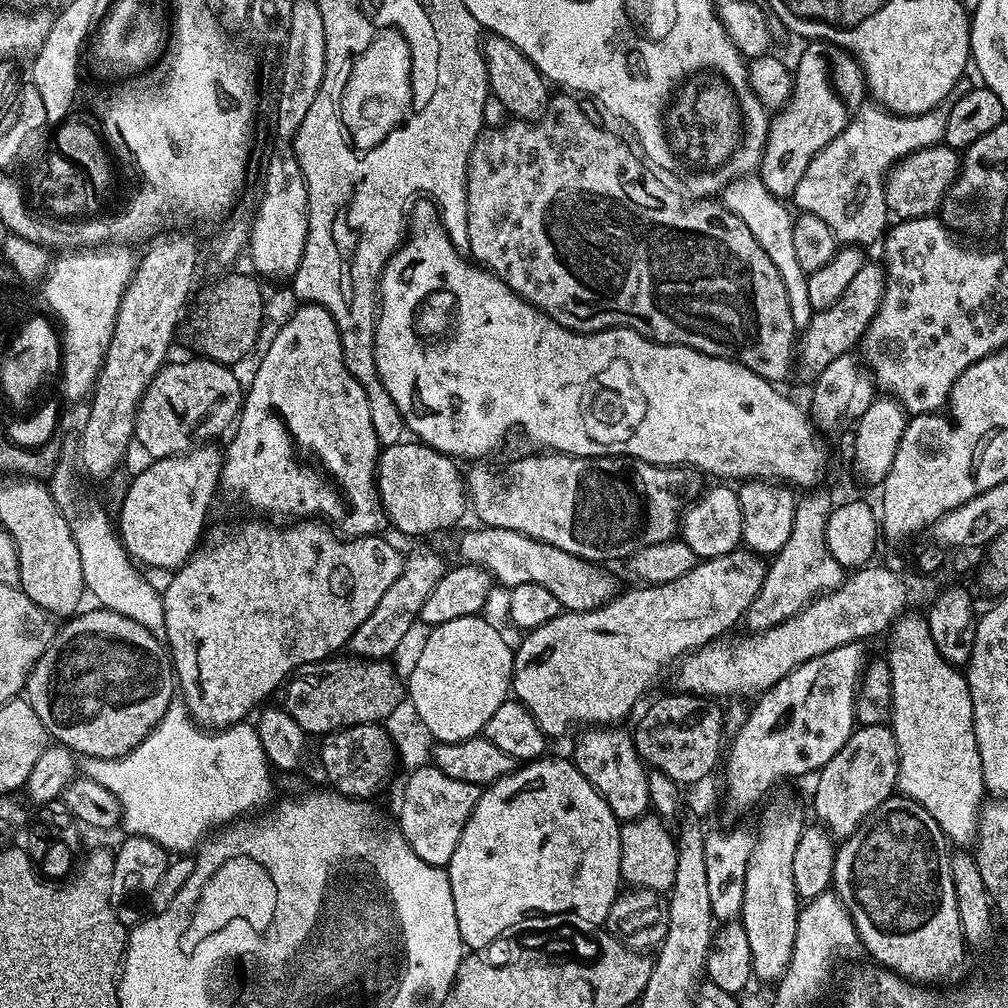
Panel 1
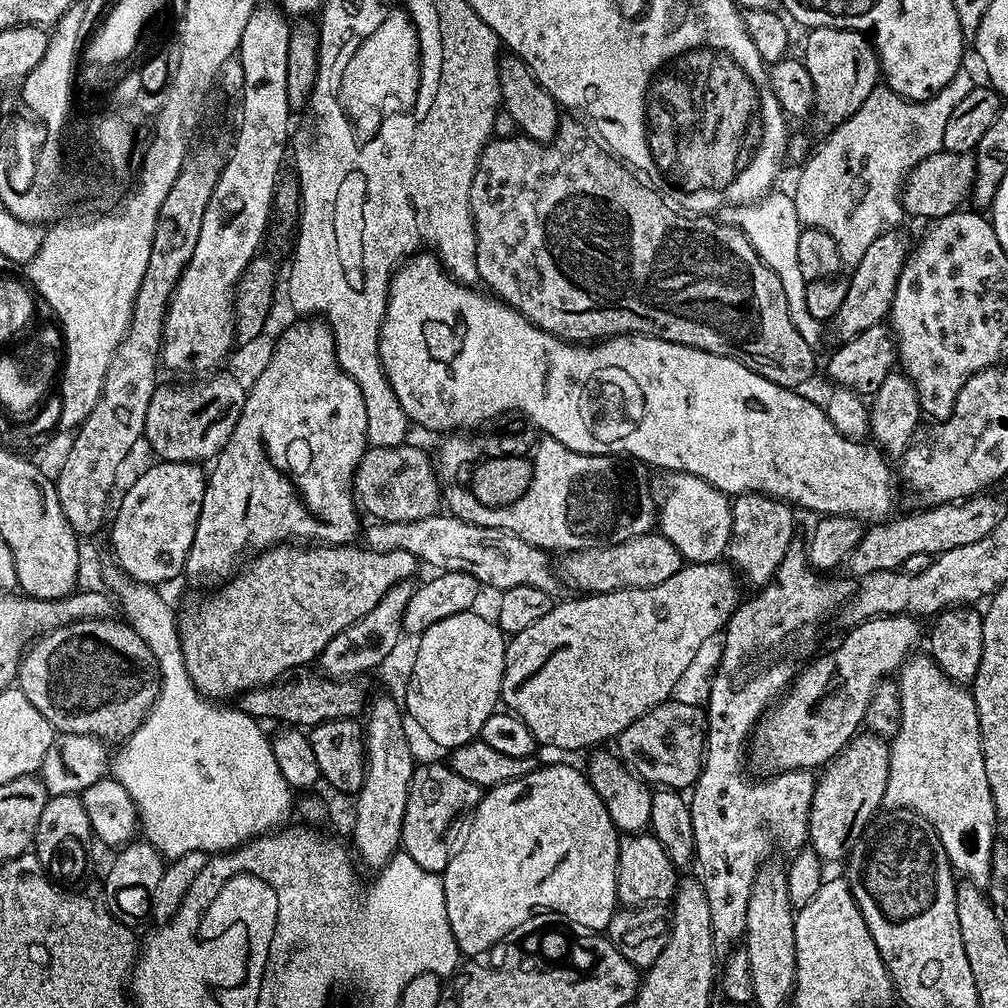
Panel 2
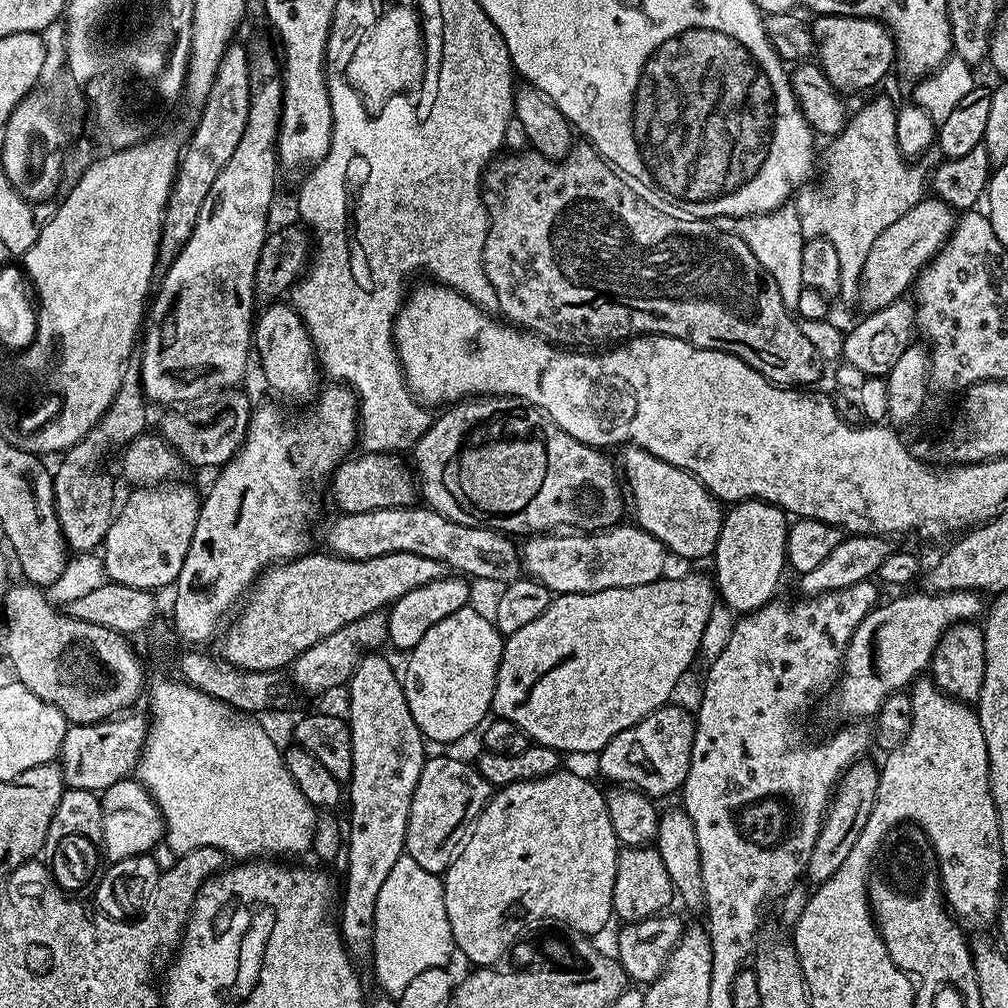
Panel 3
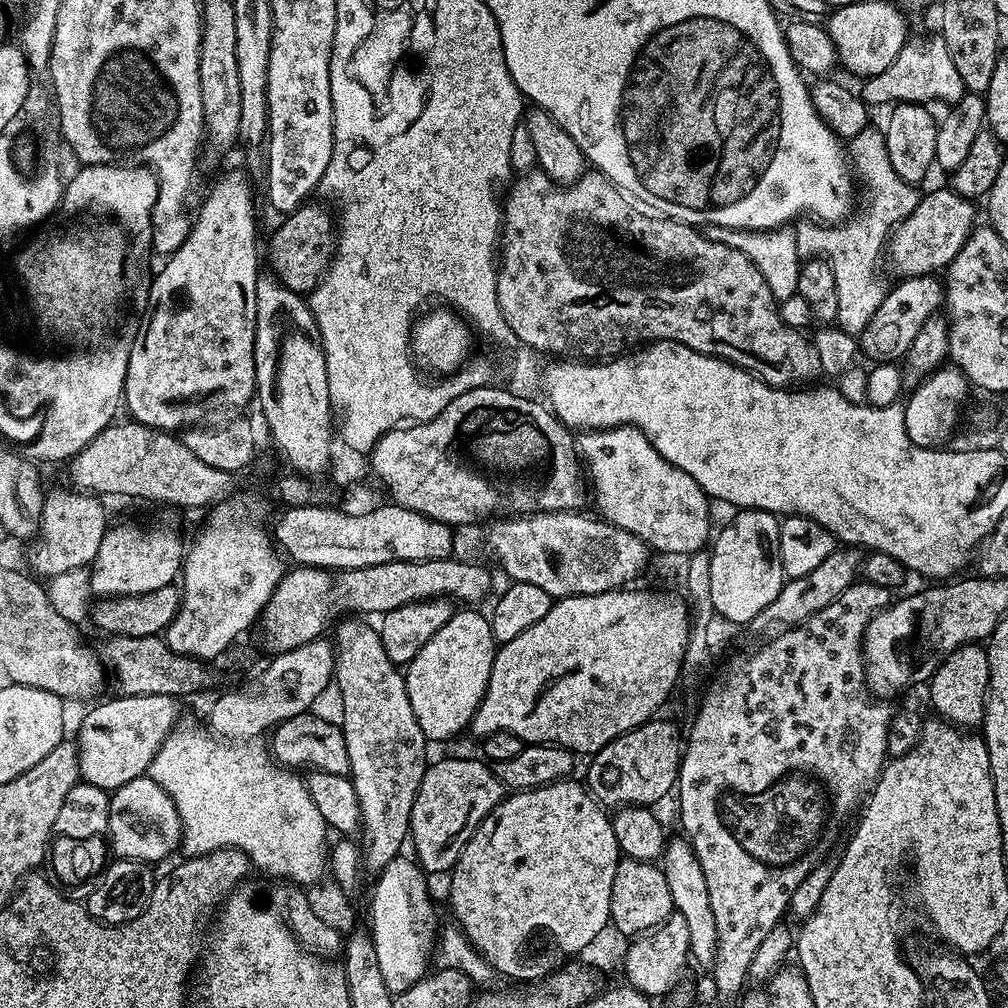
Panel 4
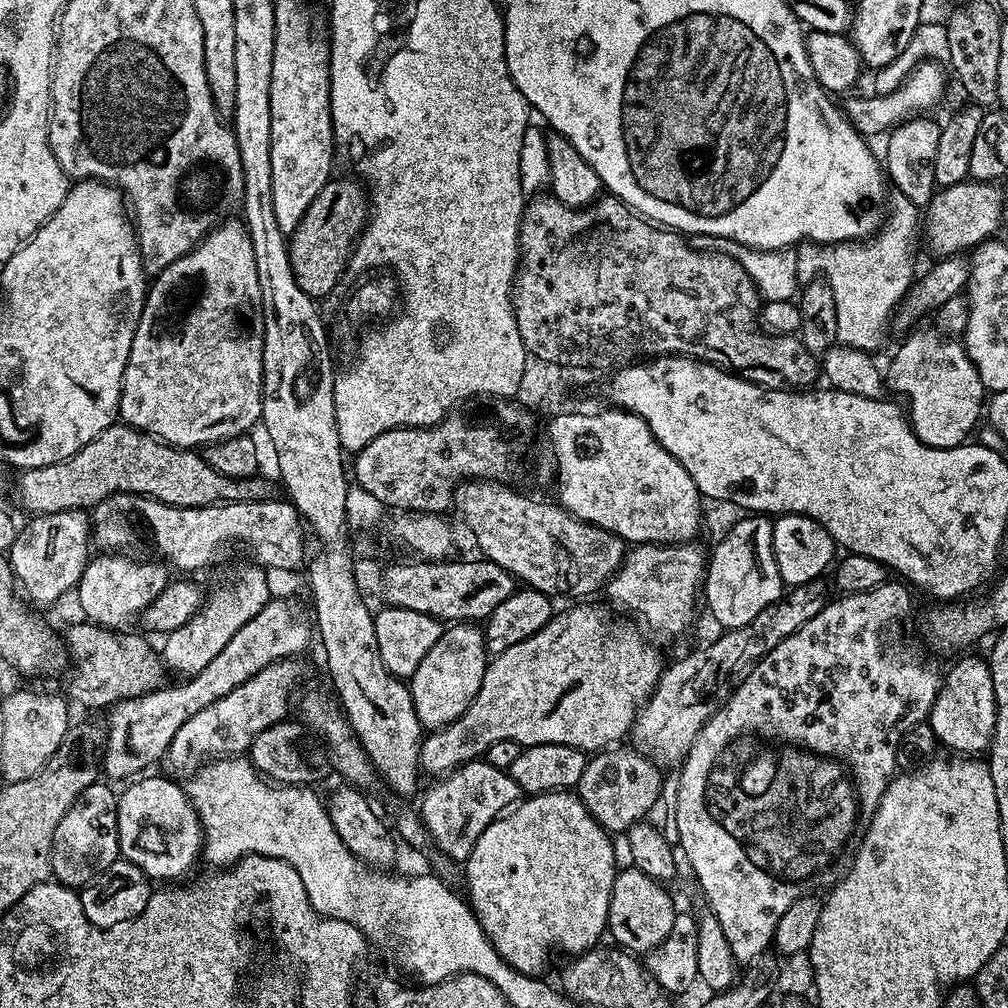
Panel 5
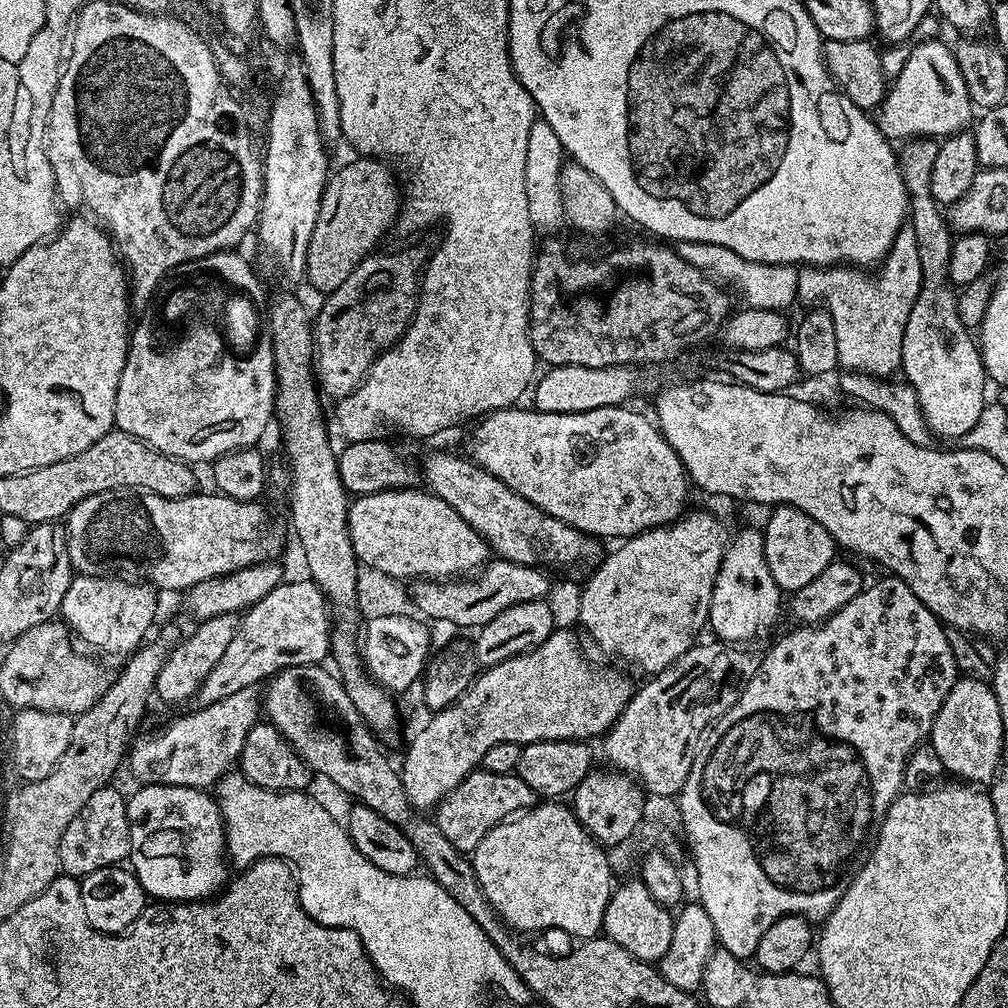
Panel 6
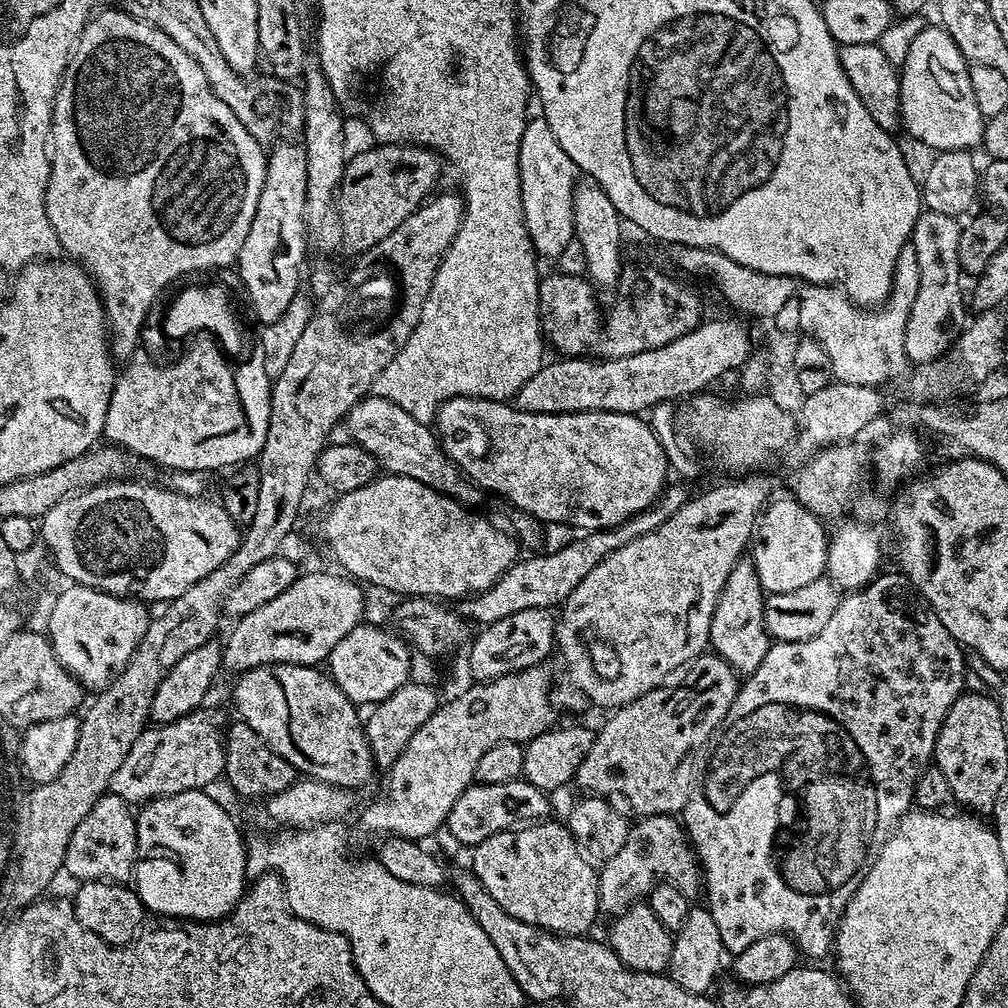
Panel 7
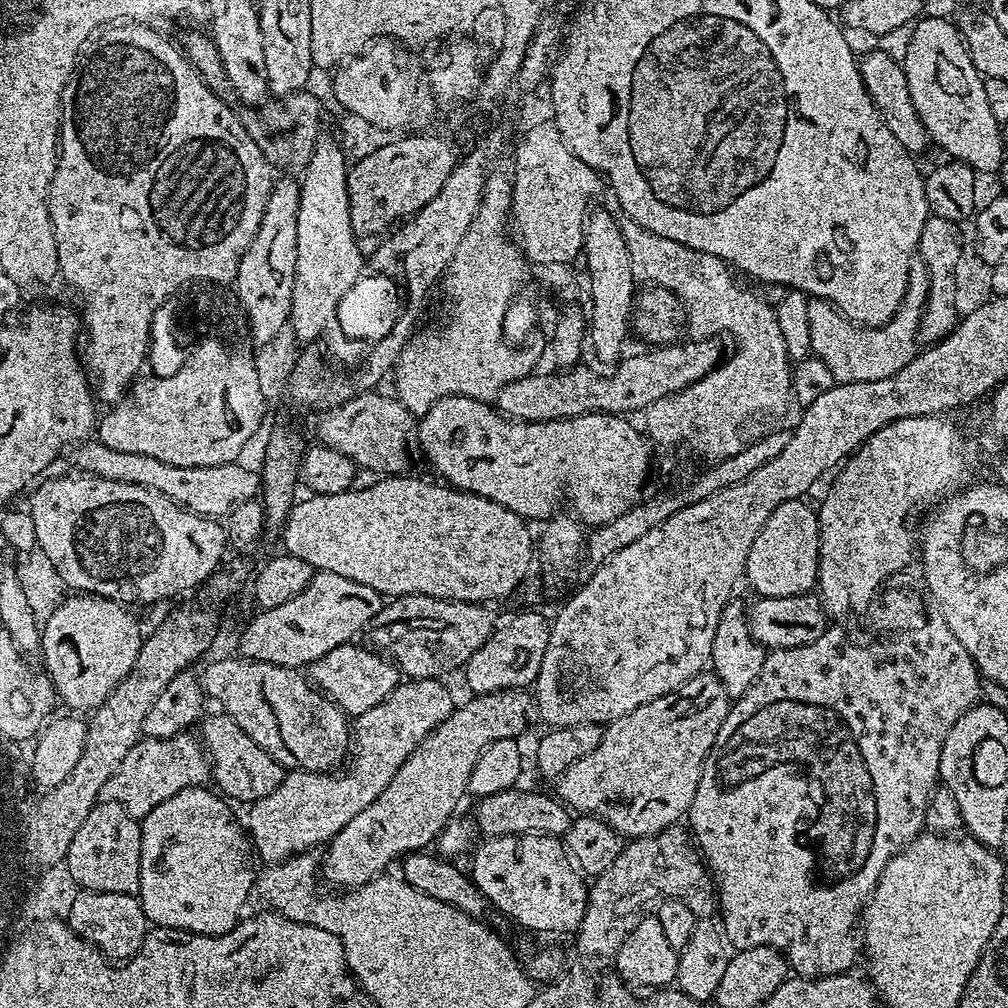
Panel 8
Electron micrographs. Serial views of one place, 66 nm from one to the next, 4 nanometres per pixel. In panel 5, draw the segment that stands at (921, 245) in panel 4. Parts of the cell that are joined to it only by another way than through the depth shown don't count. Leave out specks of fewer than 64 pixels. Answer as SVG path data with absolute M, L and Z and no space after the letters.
M969 179L935 191L924 212L928 222L928 244L936 252L935 255L946 257L963 253L991 239L997 233L995 231L1000 226L1004 212L1004 196L998 187L1000 186L994 182L977 182Z

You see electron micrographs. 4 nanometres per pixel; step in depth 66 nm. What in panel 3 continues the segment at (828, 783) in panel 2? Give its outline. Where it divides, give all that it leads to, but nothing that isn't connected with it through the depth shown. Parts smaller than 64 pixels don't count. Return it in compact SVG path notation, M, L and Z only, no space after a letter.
M861 758L846 769L844 776L836 786L835 793L824 813L824 824L820 827L818 842L814 842L814 850L808 859L806 875L813 880L813 885L819 886L835 874L838 866L846 862L854 842L858 842L858 834L862 834L862 826L866 826L866 818L870 818L870 810L874 810L874 802L878 794L880 769L868 758Z

